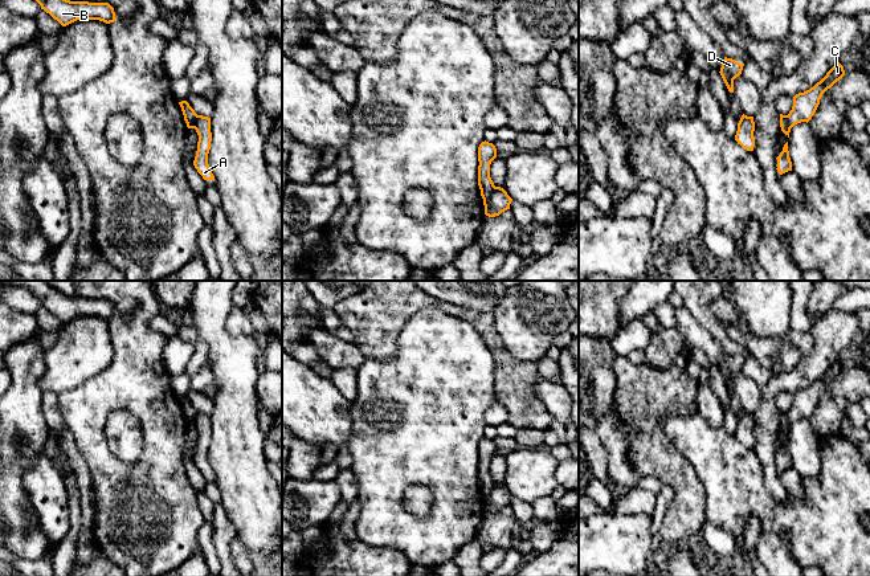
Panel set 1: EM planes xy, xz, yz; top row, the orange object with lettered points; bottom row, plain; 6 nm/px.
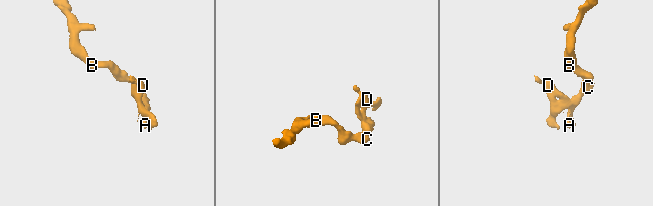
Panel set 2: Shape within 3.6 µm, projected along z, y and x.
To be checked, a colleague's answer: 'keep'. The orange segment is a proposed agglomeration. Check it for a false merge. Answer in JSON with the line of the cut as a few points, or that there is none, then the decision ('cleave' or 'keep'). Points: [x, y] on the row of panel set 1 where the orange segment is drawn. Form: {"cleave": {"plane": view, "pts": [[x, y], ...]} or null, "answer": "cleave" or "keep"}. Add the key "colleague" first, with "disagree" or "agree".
{"colleague": "disagree", "cleave": {"plane": "xz", "pts": [[494, 186], [494, 190], [483, 200]]}, "answer": "cleave"}

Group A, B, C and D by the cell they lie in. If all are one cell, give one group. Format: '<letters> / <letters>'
A B C / D

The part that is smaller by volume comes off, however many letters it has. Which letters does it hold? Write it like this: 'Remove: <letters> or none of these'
Remove: D

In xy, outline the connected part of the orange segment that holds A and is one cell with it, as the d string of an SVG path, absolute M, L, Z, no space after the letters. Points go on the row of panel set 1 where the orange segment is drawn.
M197 115L195 119L195 130L199 135L199 142L197 142L197 151L193 160L193 166L204 180L215 181L215 176L208 164L208 154L212 142L211 118Z

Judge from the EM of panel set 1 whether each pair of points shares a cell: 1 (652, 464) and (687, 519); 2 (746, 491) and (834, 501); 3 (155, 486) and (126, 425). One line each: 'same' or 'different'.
1: same
2: same
3: different

